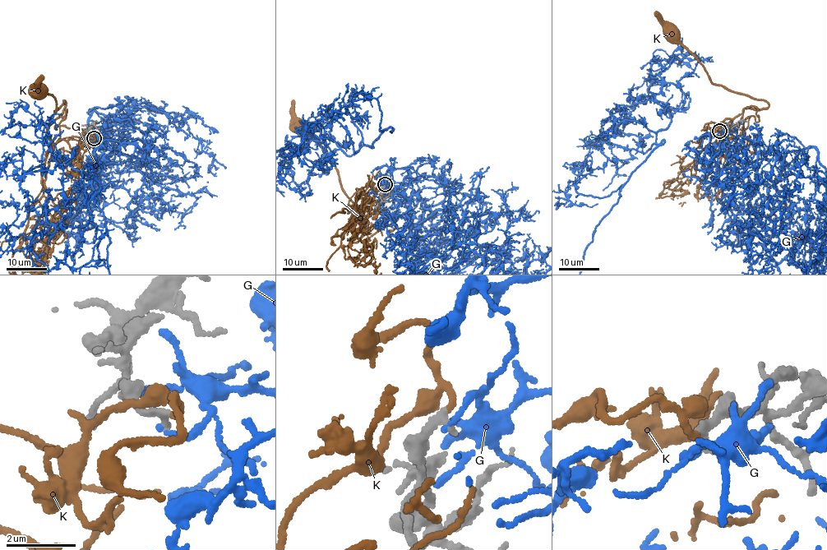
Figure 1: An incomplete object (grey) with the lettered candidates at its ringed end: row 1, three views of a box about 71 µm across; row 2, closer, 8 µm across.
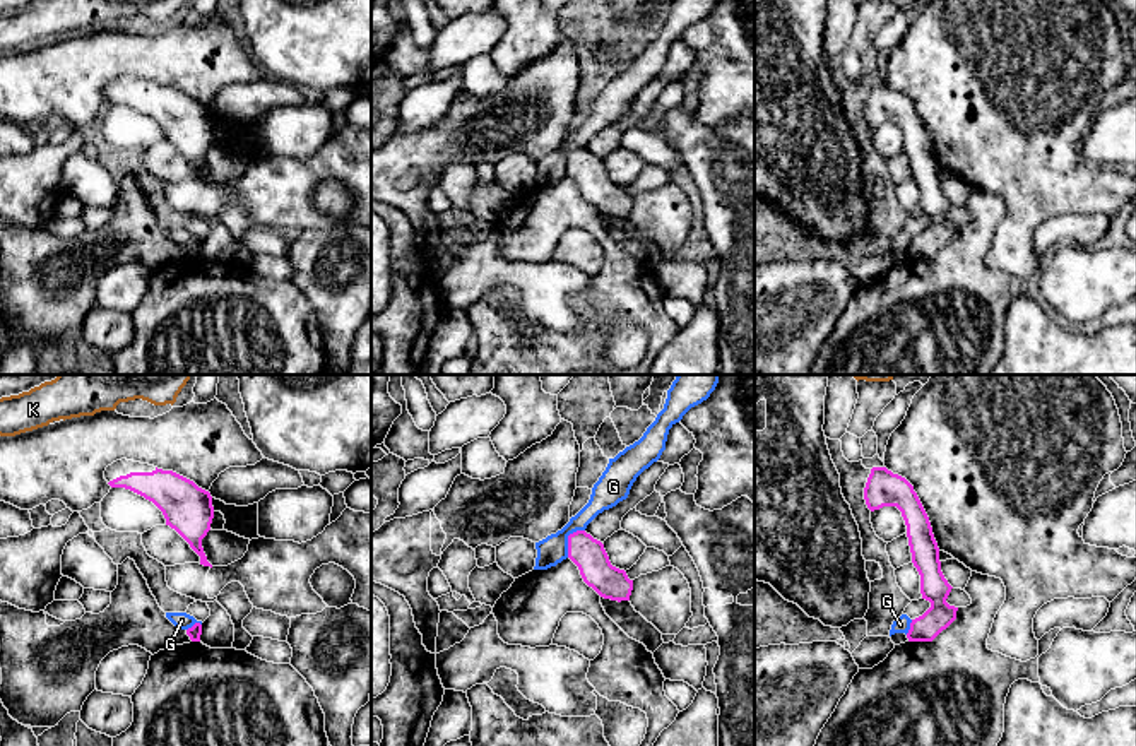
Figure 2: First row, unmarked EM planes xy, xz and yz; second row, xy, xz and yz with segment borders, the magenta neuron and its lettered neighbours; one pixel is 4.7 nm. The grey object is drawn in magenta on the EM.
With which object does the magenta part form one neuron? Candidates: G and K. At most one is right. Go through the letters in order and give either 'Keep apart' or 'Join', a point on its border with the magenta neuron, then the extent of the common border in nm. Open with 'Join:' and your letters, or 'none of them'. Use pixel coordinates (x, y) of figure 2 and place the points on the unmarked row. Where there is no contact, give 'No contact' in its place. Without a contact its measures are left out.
Join: K
G: Keep apart. Touches magenta at xz (568, 156). Shared border 160 nm
K: Join. No contact

